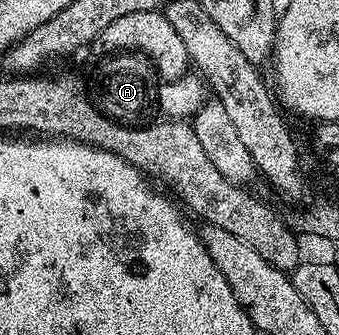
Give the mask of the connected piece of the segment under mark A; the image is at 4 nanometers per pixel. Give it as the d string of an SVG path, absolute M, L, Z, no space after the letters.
M125 50L120 54L109 55L113 56L107 57L94 70L93 85L91 83L88 85L87 91L92 102L104 116L111 118L117 124L144 125L150 119L149 111L154 111L157 102L157 89L159 87L158 65L156 68L149 61L152 59L141 50Z

